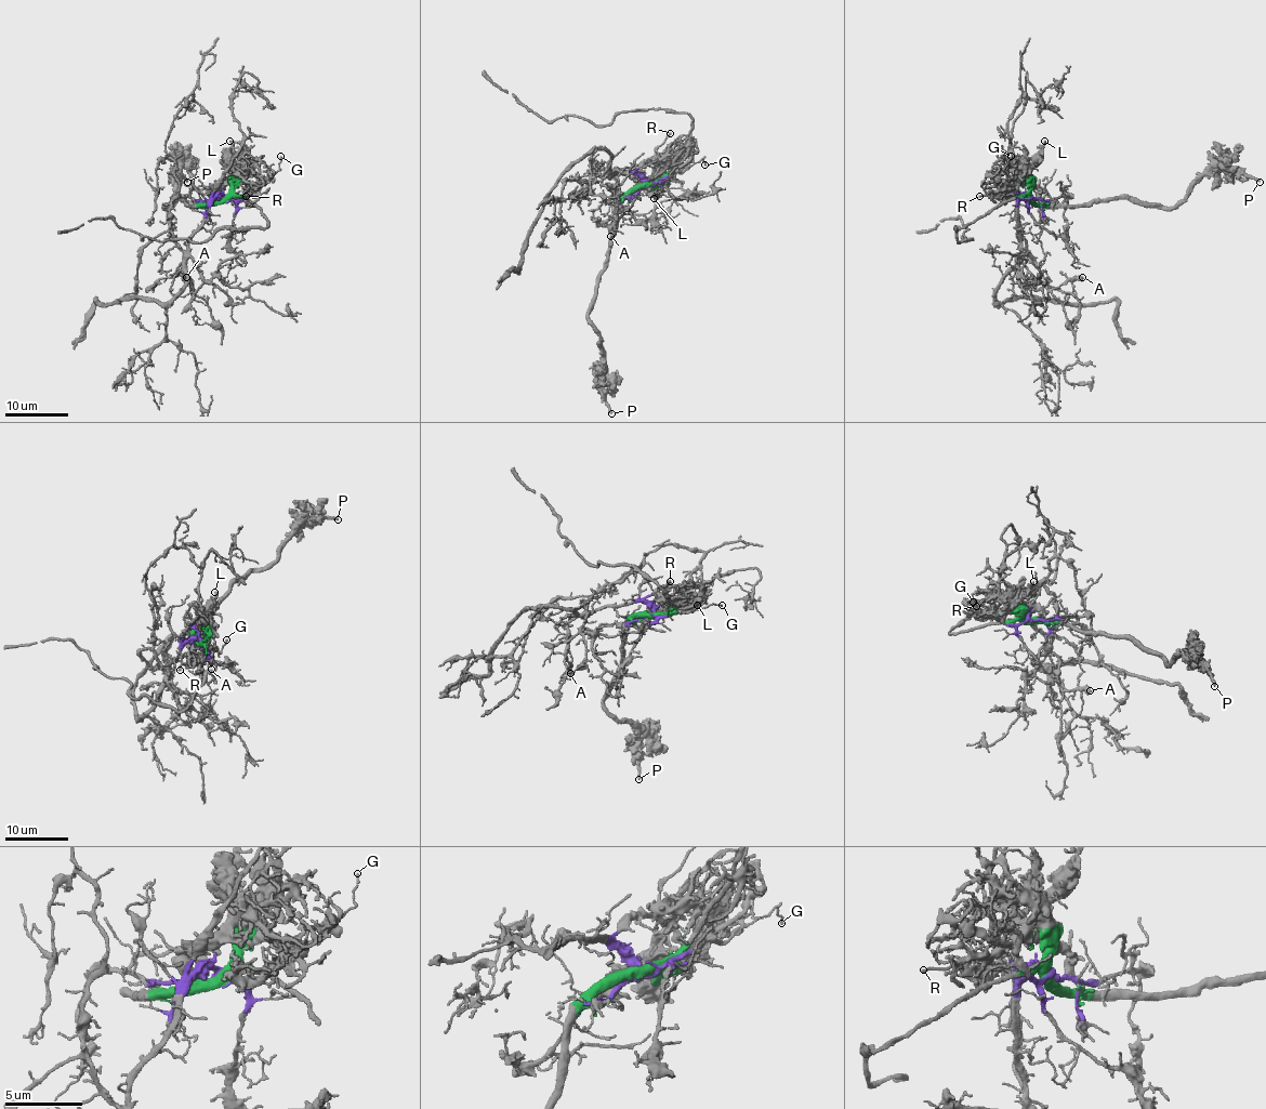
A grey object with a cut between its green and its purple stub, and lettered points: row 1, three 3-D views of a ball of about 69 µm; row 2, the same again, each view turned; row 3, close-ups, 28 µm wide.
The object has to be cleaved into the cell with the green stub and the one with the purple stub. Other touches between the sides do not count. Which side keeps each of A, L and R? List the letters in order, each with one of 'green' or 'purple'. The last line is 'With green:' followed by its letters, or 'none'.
A: purple
L: green
R: green
With green: L, R

